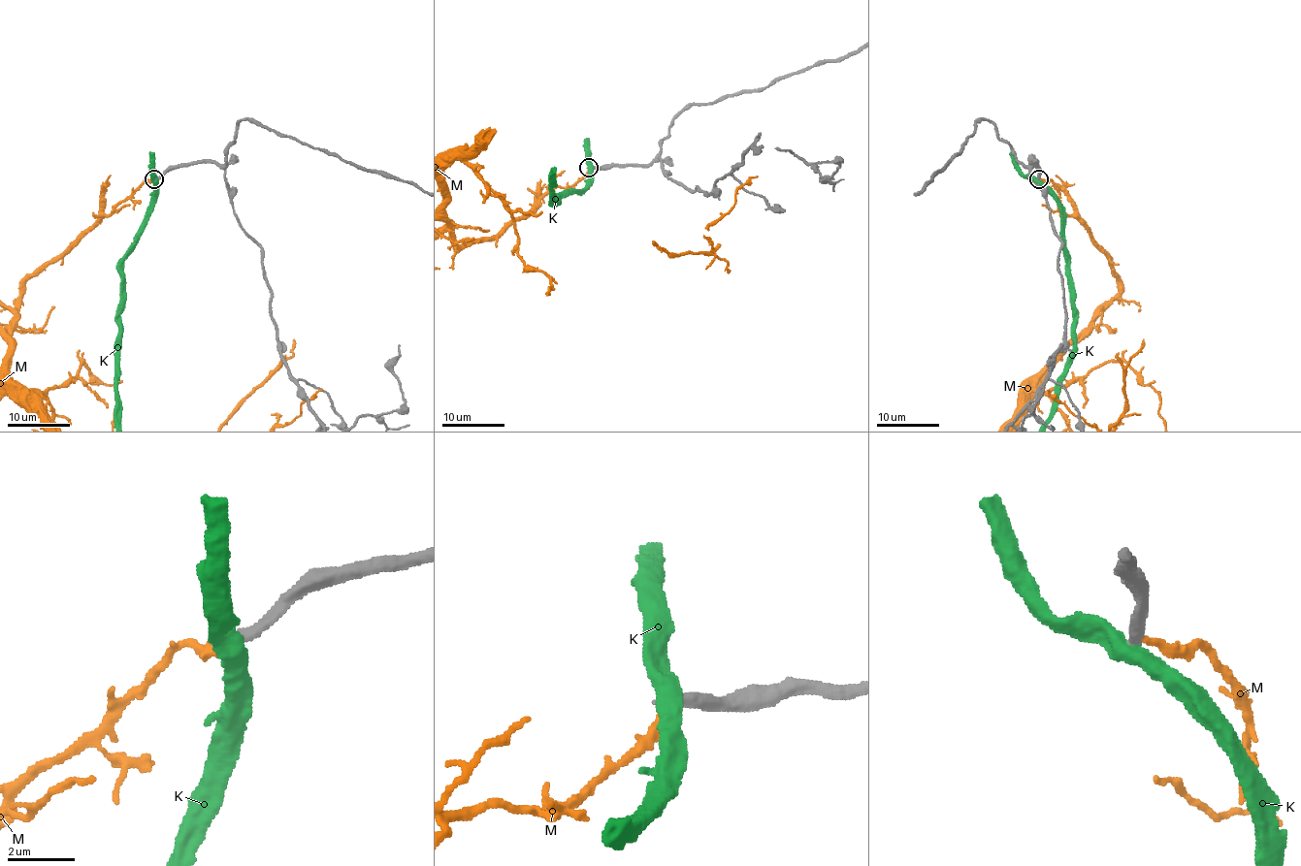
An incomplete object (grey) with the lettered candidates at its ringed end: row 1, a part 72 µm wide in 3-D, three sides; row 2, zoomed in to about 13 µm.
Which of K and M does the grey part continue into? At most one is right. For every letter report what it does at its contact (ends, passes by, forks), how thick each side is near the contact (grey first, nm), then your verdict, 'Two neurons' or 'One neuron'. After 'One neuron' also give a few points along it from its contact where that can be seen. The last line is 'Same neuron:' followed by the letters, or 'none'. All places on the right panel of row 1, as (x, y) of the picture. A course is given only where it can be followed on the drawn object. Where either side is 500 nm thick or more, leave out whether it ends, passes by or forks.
K: Thickness 360 nm (grey) against 550 nm. Two neurons
M: It ends there. Thickness 380 nm (grey) against 240 nm. Two neurons
Same neuron: none

